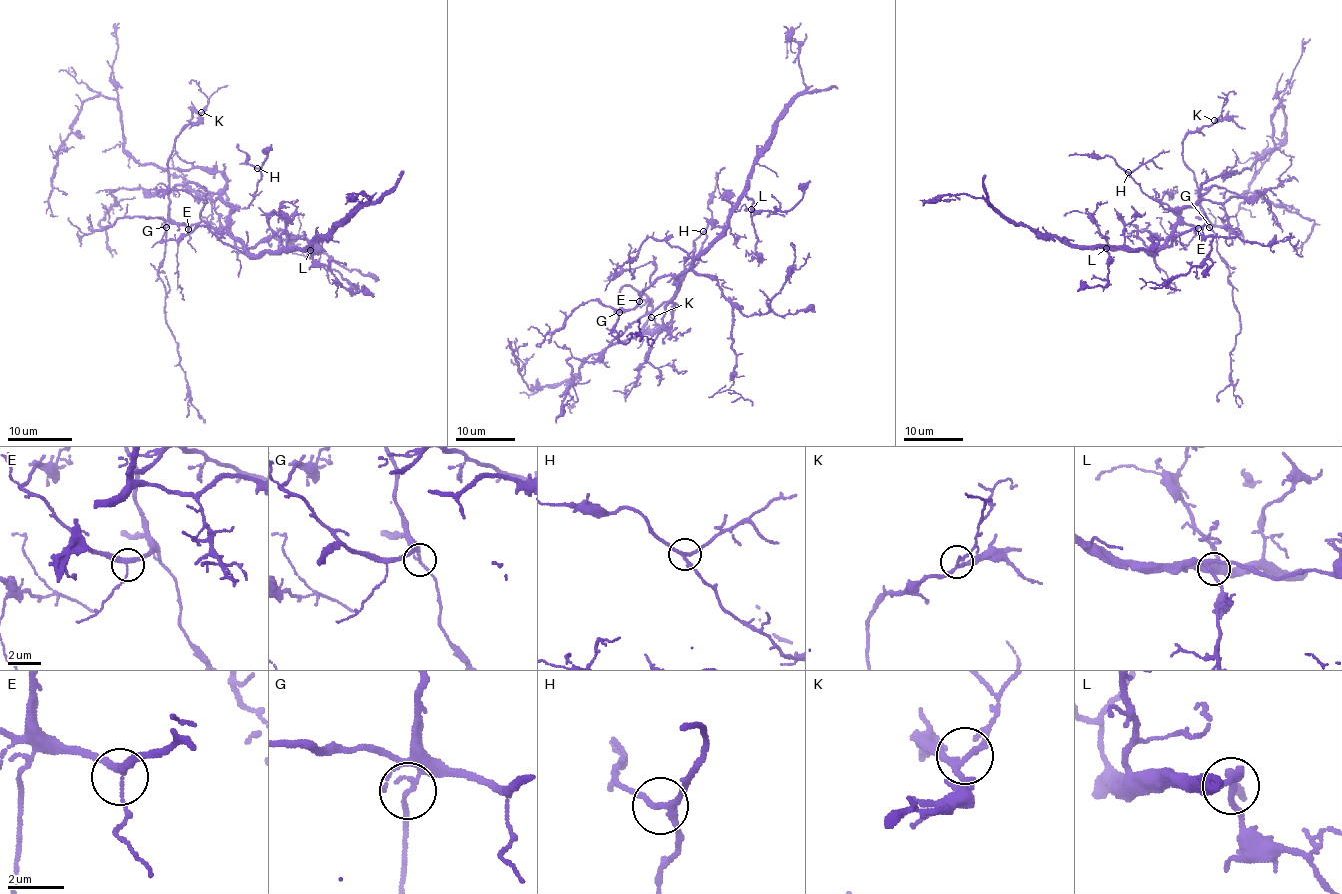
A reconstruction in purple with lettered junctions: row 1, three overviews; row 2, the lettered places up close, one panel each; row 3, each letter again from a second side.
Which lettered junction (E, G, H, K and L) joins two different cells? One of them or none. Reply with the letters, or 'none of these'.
G

